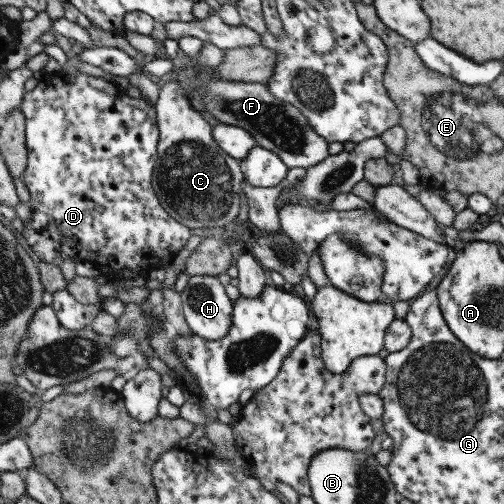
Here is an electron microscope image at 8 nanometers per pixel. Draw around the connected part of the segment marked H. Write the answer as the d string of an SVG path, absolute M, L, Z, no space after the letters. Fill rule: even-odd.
M213 276L189 277L180 292L182 313L189 330L203 340L221 340L231 326L231 296L225 294L224 286Z

